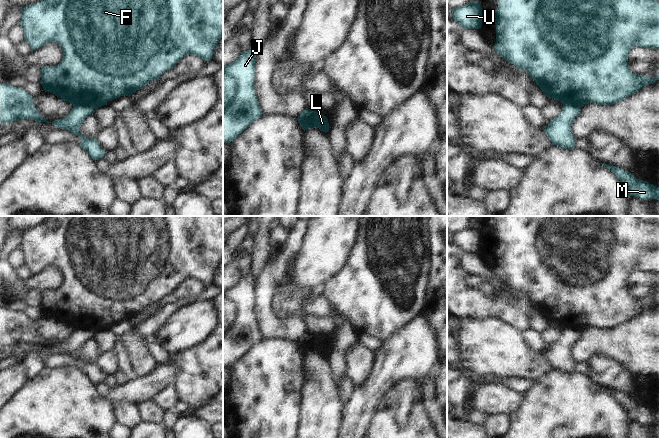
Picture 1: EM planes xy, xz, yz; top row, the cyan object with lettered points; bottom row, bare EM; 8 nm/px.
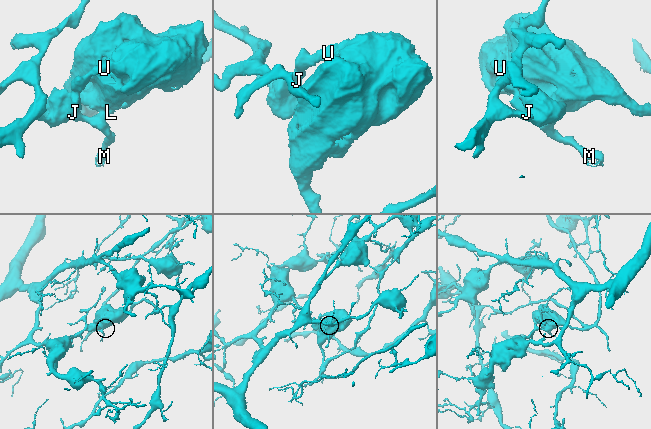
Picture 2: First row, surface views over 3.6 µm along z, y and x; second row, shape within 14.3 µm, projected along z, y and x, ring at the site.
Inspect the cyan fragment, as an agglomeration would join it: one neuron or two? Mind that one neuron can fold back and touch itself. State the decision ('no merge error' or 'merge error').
merge error

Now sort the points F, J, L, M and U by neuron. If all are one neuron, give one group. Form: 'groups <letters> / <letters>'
groups F L / J M U

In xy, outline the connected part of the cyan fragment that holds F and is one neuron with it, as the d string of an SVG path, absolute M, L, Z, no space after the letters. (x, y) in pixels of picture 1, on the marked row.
M41 0L22 9L19 24L32 51L48 42L56 42L62 47L63 59L56 66L41 68L41 85L45 92L55 94L71 105L98 109L120 96L131 96L145 87L150 81L158 79L165 71L172 69L185 55L197 55L205 61L212 59L219 40L223 37L223 0Z

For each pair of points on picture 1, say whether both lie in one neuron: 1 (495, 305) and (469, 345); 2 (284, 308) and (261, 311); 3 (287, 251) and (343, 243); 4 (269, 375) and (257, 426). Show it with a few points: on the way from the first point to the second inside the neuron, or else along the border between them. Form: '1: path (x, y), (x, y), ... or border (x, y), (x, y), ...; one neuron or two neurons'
1: border (463, 318), (498, 317), (509, 325); two neurons
2: border (275, 287), (271, 311), (278, 317), (289, 317); two neurons
3: border (307, 227), (298, 252); two neurons
4: path (265, 388), (264, 413); one neuron

